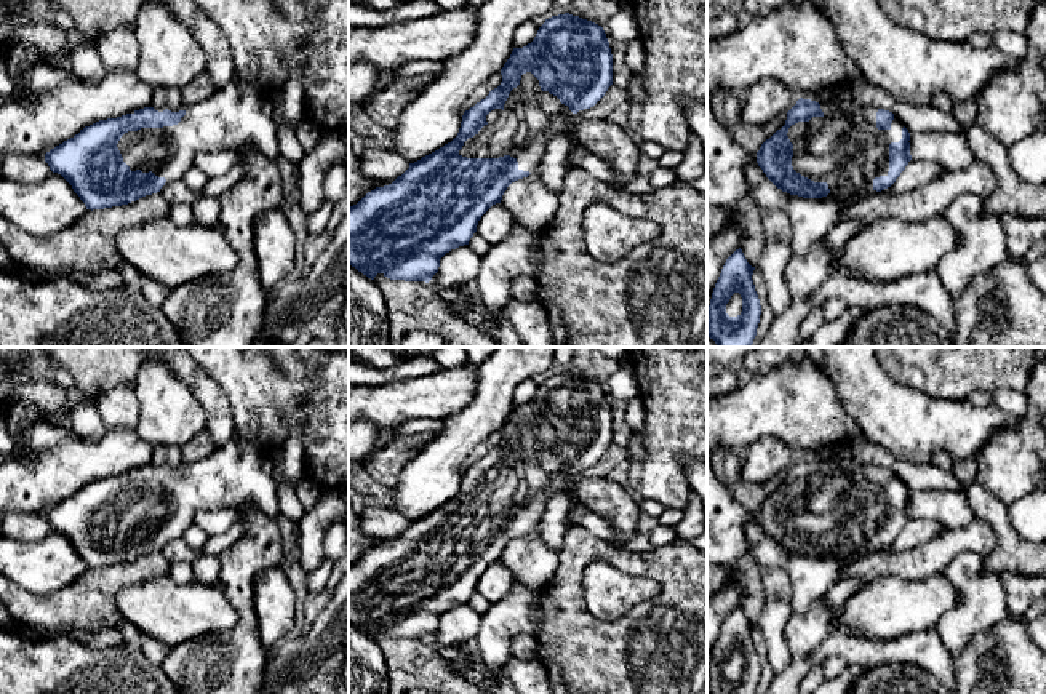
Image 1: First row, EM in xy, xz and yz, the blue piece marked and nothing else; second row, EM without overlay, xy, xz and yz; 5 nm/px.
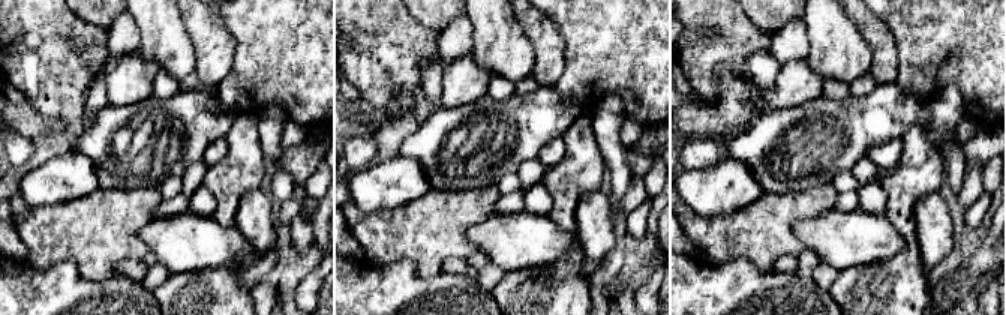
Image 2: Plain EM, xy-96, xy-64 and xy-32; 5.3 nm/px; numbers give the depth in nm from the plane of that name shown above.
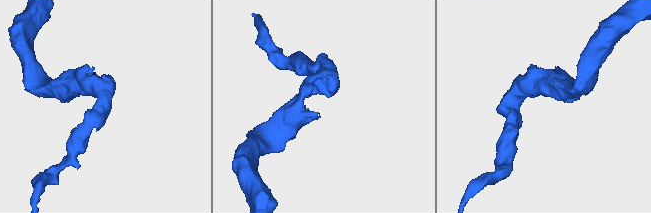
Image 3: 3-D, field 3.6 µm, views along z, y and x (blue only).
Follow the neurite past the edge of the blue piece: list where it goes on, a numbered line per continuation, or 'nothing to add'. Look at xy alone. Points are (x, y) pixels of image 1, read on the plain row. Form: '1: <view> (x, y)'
1: xy (234, 475)

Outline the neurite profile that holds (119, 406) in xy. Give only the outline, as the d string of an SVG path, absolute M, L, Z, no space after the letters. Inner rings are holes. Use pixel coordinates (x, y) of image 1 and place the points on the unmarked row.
M115 387L94 398L94 401L107 429L136 429L139 401L134 387Z

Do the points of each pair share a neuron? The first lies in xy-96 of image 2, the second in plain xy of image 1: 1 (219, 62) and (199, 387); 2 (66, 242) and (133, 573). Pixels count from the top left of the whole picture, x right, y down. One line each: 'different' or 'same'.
1: same
2: same

